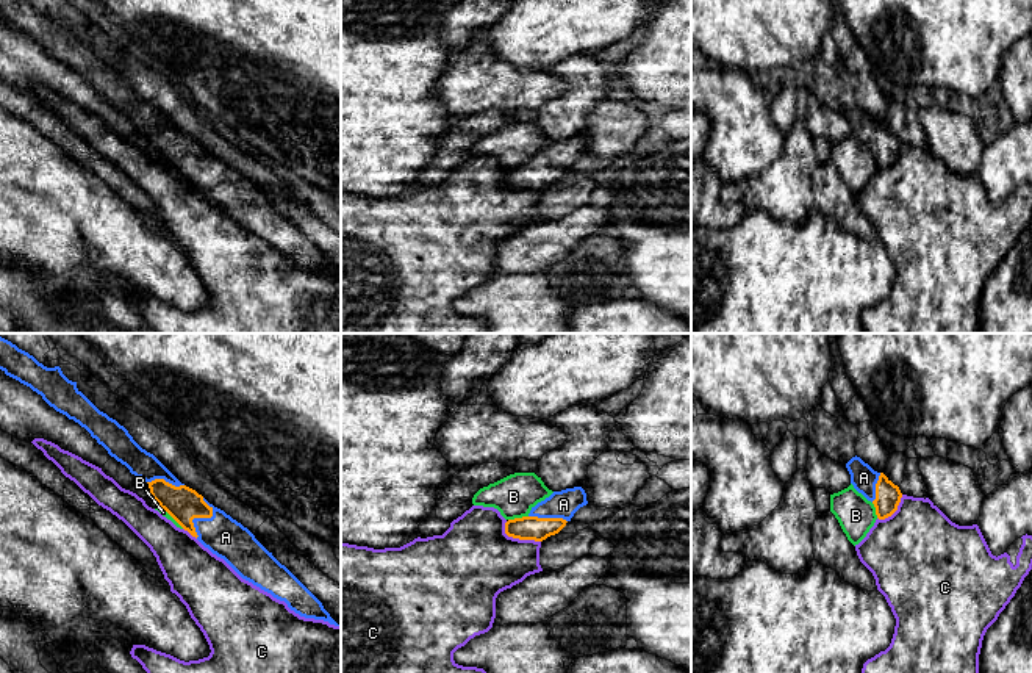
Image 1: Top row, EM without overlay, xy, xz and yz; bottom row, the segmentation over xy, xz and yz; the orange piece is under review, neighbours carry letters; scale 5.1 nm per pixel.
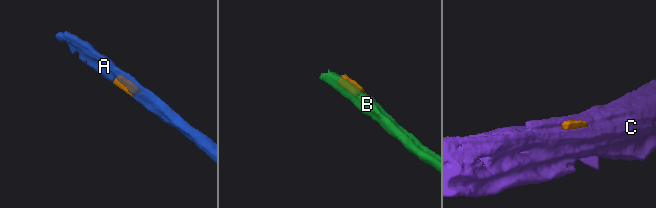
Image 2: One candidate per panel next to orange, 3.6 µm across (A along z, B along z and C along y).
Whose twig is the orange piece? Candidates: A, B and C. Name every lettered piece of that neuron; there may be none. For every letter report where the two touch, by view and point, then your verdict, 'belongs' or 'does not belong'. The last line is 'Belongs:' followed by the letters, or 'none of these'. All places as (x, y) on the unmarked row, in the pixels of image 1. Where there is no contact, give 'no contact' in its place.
A: meets orange in xy at (202, 166); belongs
B: meets orange in xz at (518, 168); does not belong
C: meets orange in xz at (518, 187); does not belong
Belongs: A

